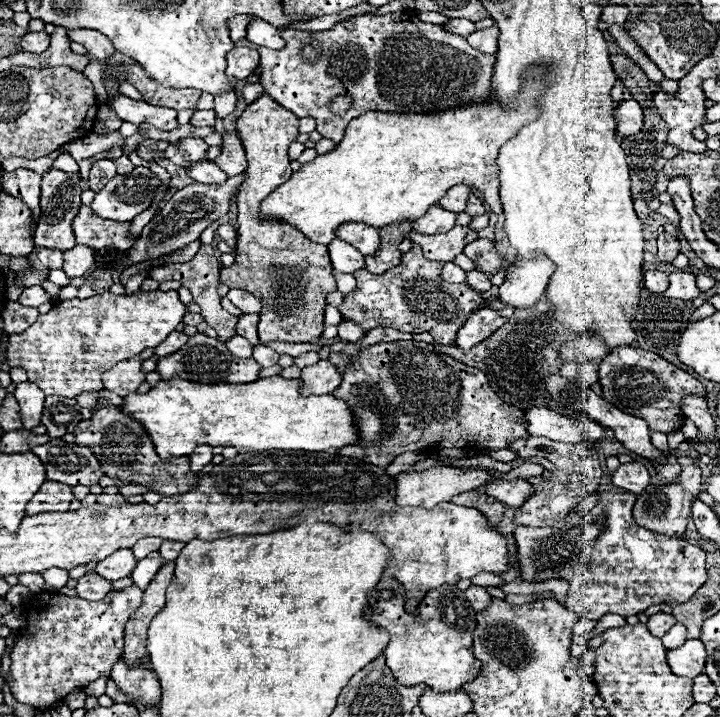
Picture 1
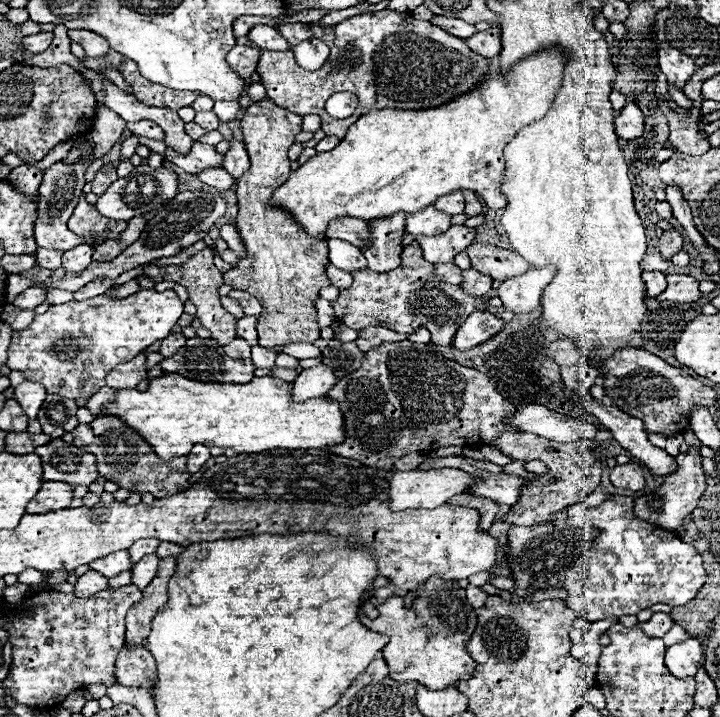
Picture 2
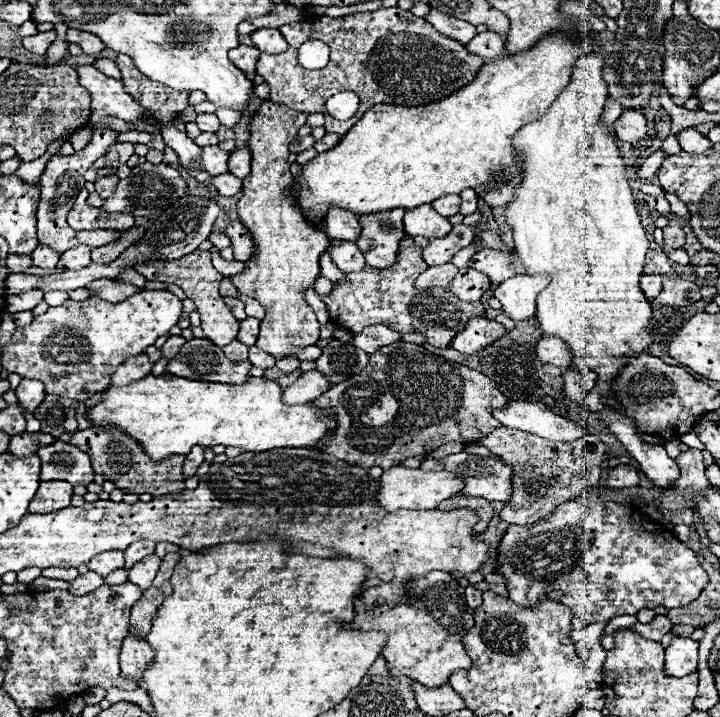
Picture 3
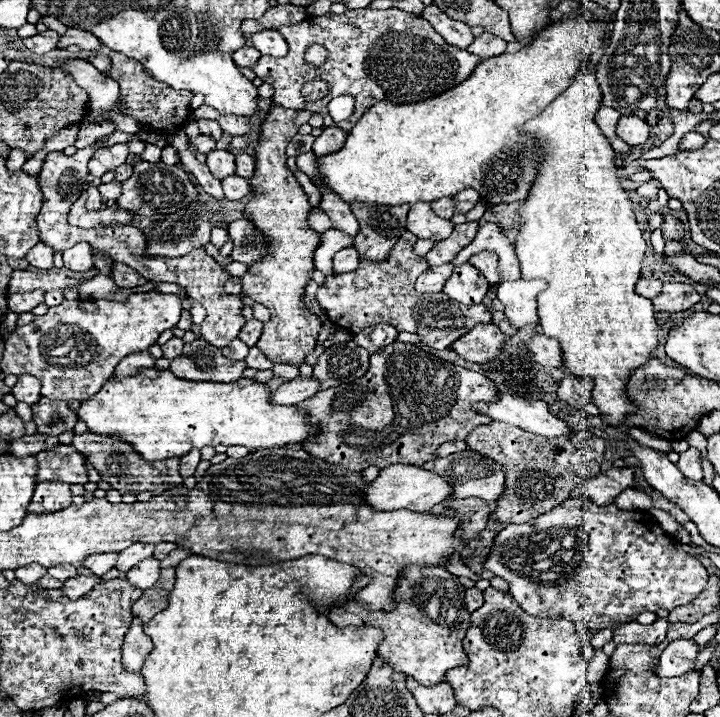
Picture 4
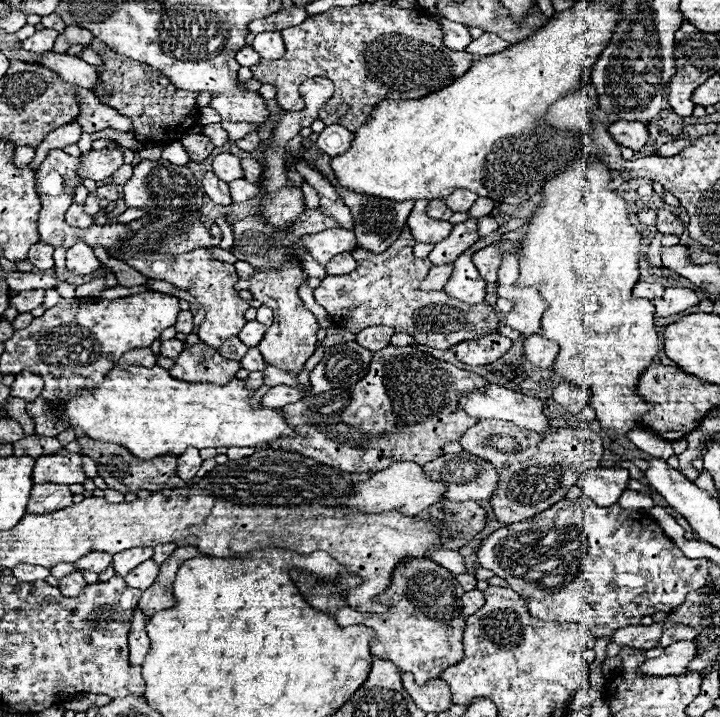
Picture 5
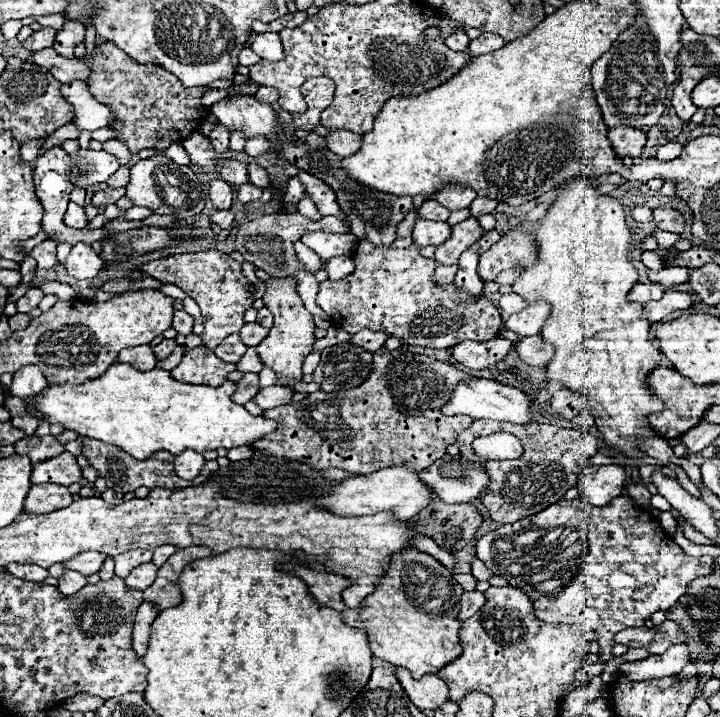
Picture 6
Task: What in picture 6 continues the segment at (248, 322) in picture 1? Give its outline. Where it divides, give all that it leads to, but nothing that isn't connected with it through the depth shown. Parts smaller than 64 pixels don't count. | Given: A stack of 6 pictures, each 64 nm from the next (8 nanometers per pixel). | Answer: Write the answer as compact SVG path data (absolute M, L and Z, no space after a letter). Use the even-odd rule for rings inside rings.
M250 322L250 324L244 324L244 328L238 334L246 346L258 346L268 336L268 328L262 328L256 322Z

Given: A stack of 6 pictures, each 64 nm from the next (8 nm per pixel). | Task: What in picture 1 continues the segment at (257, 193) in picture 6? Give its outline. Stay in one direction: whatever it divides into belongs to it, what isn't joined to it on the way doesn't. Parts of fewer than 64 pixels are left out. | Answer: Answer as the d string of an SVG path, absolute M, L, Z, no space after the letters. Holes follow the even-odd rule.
M198 162L198 164L188 166L186 170L192 180L202 182L202 184L212 184L212 186L222 186L228 178L218 166L214 166L214 162Z

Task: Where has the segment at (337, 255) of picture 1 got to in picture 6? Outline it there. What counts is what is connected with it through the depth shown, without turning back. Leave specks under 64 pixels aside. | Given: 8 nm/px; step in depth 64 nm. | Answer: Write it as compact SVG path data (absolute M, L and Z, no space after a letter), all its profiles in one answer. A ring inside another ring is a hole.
M348 256L332 258L328 262L328 276L330 276L330 280L342 280L342 278L346 278L352 272L354 272L354 262Z

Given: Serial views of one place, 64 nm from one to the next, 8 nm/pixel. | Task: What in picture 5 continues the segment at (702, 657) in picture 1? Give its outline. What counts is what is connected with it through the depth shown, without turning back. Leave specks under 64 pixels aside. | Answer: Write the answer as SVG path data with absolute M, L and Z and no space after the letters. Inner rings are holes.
M690 640L674 642L672 646L664 648L662 656L648 658L644 664L638 666L638 674L642 676L678 676L684 674L688 662L696 658L696 646Z

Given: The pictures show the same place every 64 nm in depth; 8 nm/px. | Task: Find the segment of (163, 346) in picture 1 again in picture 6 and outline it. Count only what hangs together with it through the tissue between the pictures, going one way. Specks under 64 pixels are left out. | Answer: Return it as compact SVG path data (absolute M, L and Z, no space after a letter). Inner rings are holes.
M162 340L162 342L154 348L156 360L164 360L164 358L168 358L176 346L178 346L178 344L176 344L174 340Z

